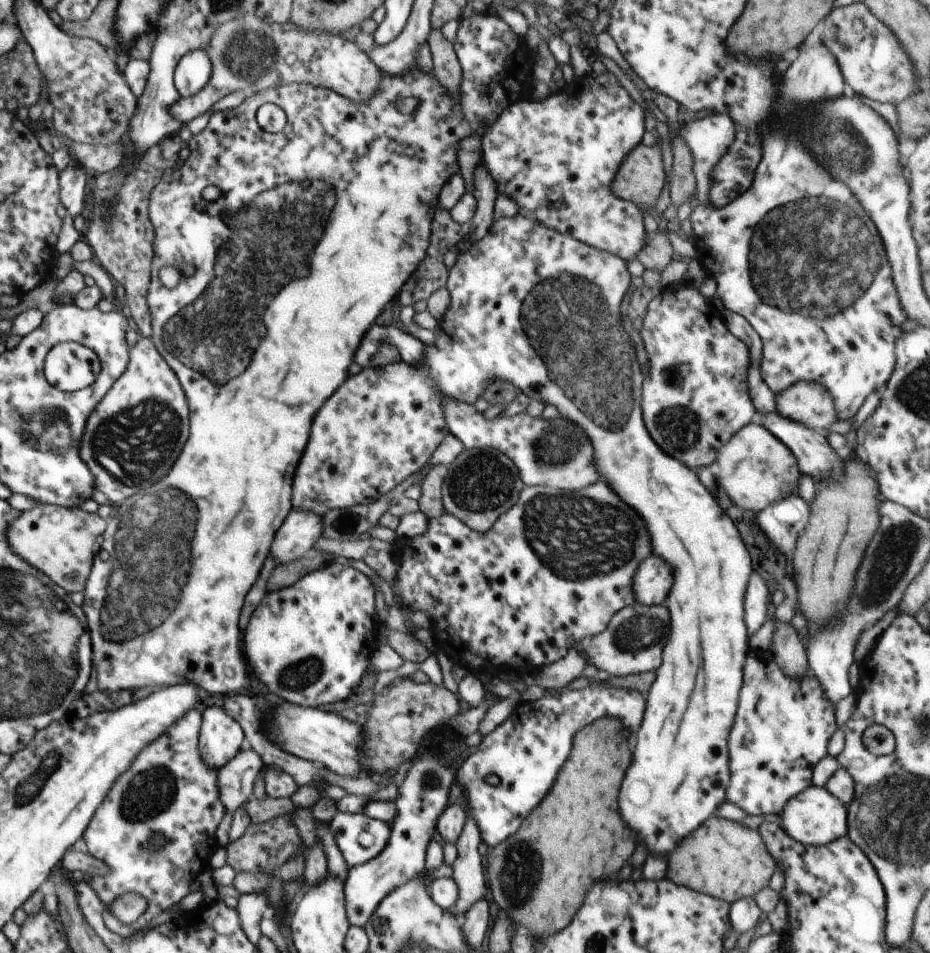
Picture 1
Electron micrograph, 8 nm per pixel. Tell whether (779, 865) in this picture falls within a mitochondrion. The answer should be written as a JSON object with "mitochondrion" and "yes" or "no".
{"mitochondrion":"no"}

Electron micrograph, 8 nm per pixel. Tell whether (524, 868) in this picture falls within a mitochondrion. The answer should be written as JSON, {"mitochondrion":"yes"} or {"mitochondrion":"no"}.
{"mitochondrion":"yes"}

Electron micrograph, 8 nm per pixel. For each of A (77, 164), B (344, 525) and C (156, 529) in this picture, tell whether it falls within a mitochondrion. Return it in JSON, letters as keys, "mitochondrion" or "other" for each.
{"A":"other","B":"mitochondrion","C":"mitochondrion"}

